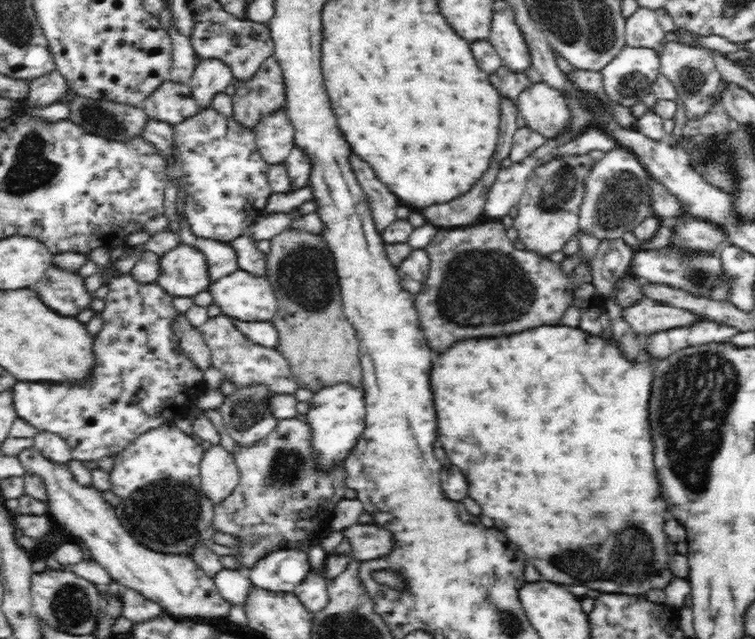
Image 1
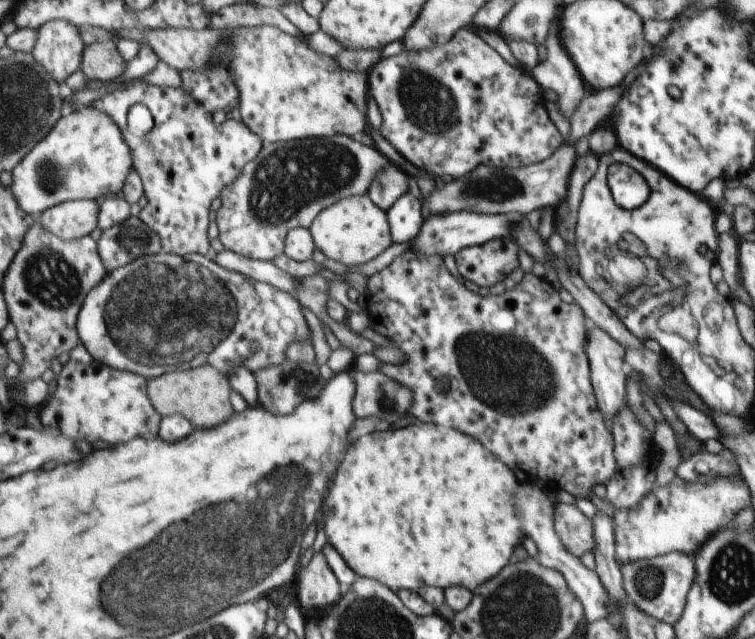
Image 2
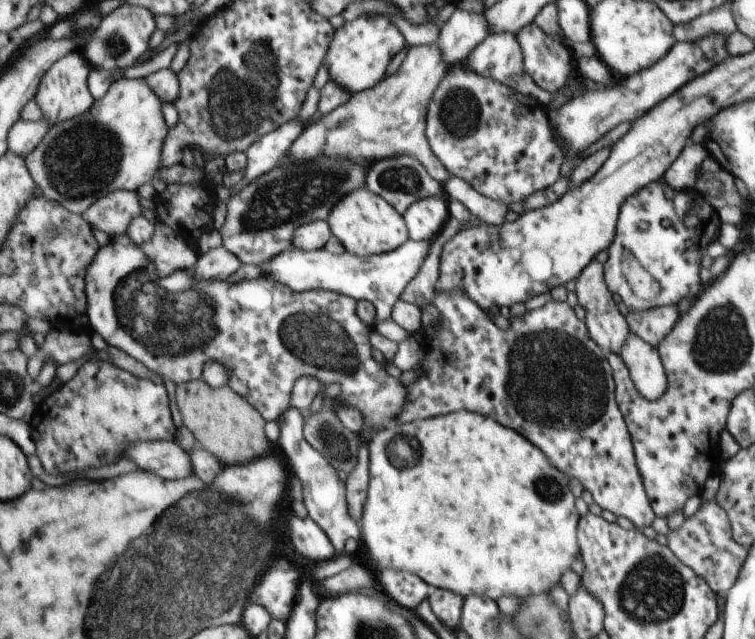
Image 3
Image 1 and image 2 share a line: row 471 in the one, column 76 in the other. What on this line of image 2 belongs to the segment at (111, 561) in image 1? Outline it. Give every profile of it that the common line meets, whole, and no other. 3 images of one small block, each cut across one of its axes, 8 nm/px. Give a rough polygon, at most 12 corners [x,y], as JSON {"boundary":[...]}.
{"boundary":[[68,19],[39,28],[35,57],[62,84],[84,66],[87,47]]}

